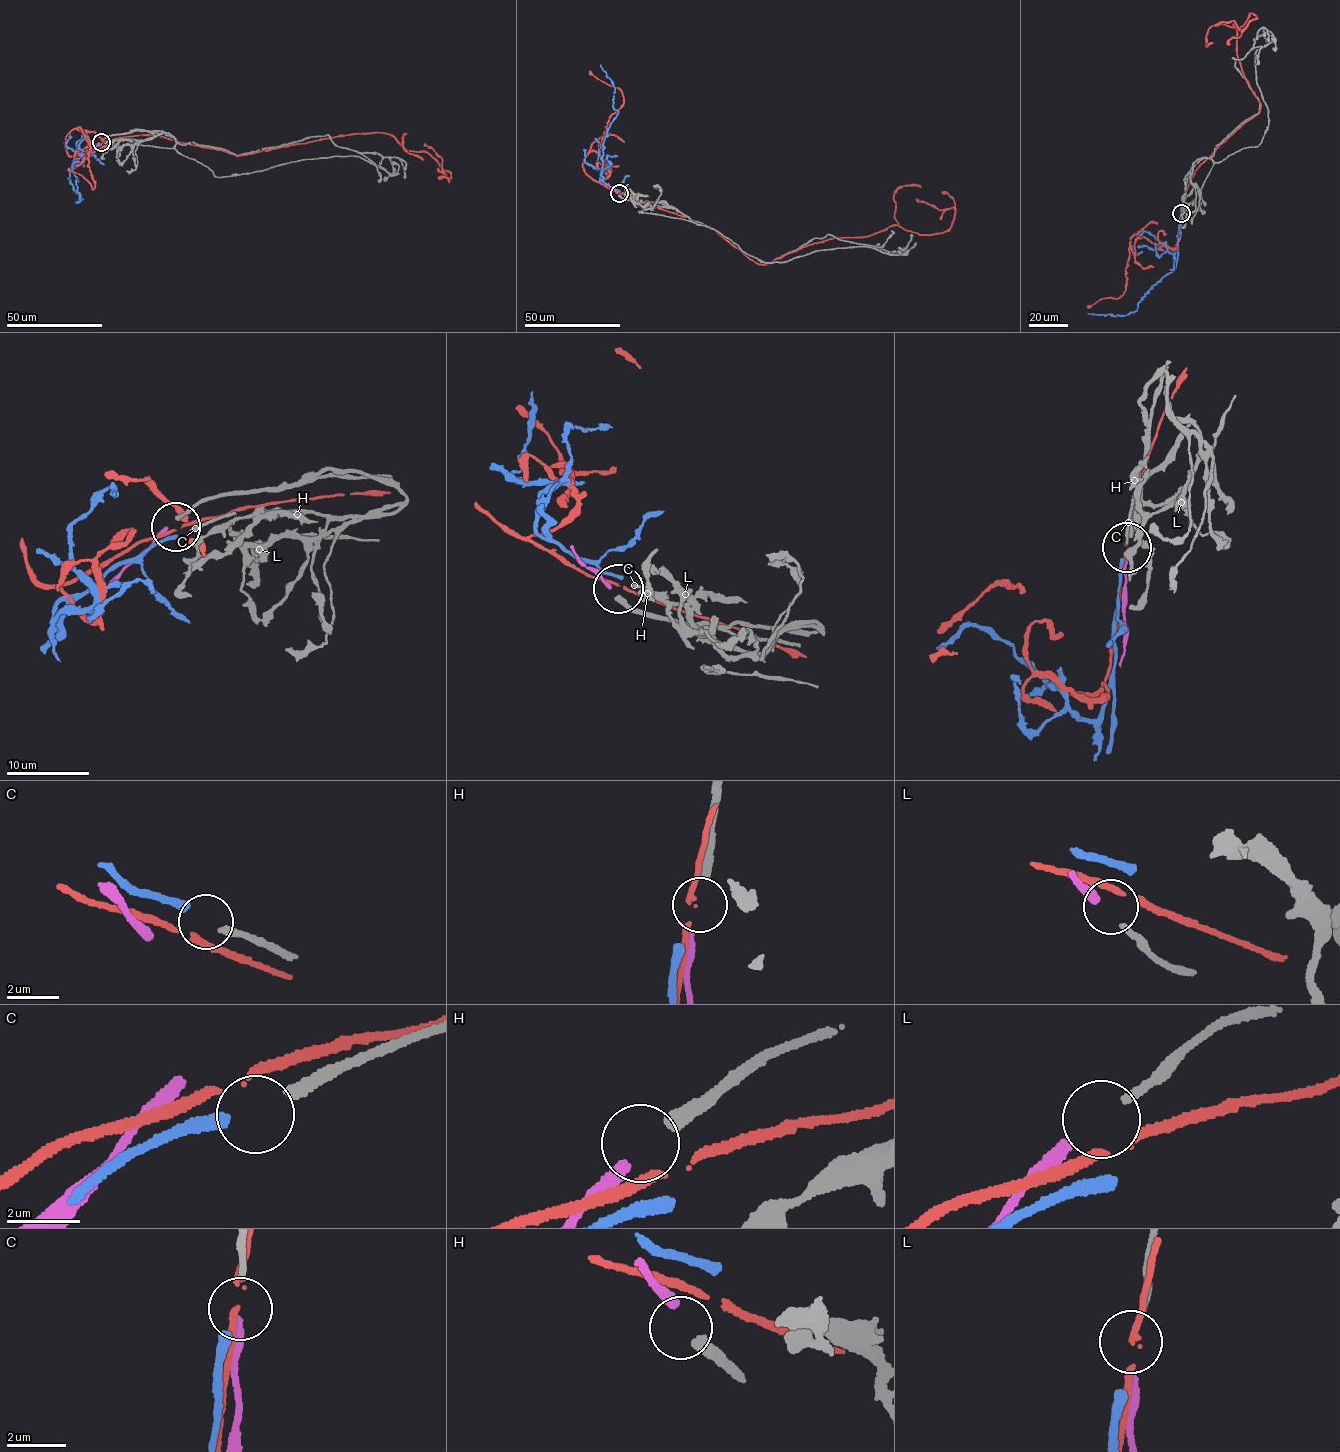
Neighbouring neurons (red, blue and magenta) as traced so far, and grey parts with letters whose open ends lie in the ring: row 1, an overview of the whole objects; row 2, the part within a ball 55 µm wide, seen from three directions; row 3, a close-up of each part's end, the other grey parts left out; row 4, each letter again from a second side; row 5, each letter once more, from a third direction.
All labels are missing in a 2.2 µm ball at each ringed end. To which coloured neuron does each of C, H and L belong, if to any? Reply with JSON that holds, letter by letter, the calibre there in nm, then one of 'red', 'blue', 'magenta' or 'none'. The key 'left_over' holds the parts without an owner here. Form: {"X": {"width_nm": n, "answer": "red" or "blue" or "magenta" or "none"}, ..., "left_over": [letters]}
{"C": {"width_nm": 240, "answer": "blue"}, "H": {"width_nm": 420, "answer": "none"}, "L": {"width_nm": 220, "answer": "magenta"}, "left_over": ["H"]}

